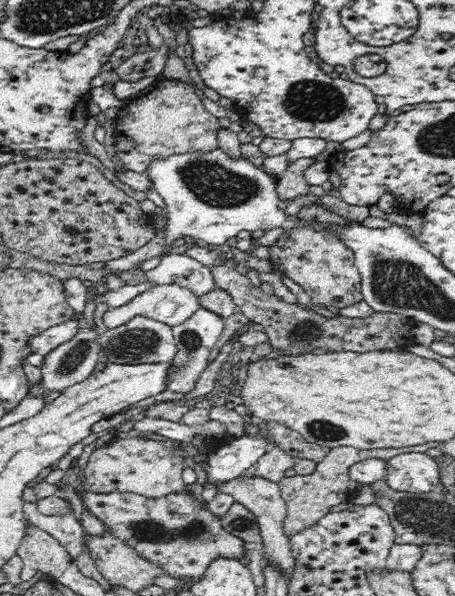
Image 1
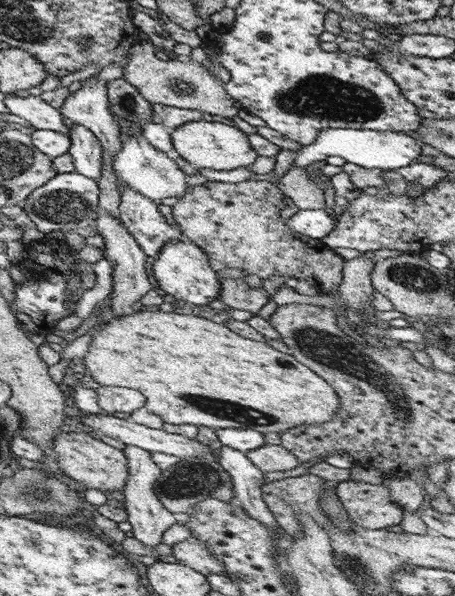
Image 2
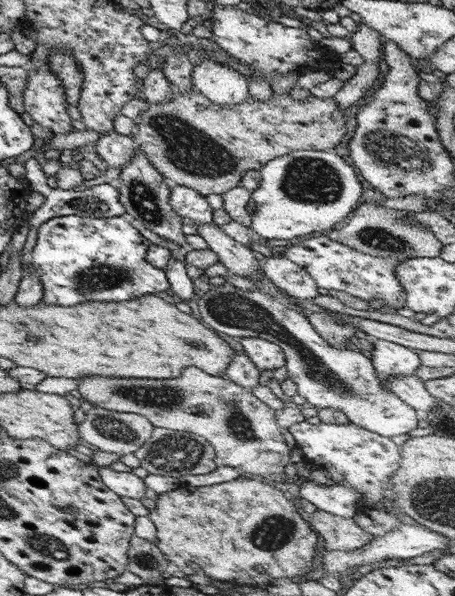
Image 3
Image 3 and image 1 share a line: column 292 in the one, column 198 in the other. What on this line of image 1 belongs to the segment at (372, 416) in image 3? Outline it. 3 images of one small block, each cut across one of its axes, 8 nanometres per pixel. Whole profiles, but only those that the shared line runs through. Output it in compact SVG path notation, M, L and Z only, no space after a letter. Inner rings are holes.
M202 306L189 320L173 327L173 336L178 353L172 358L172 368L167 373L166 390L186 394L196 386L200 374L209 366L208 359L210 353L212 353L214 346L216 346L216 342L218 342L223 329L222 318Z

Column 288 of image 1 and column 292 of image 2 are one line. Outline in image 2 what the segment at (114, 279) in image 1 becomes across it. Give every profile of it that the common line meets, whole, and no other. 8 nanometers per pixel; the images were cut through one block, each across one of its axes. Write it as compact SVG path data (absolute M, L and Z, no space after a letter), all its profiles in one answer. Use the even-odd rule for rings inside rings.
M299 210L291 216L288 226L299 235L306 235L313 239L323 239L335 229L335 221L326 211Z

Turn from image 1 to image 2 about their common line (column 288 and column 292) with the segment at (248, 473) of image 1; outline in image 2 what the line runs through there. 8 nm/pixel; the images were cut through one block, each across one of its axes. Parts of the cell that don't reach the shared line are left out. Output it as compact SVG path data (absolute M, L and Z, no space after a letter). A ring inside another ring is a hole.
M270 445L245 452L245 455L263 472L286 472L302 464L290 450L282 445Z

